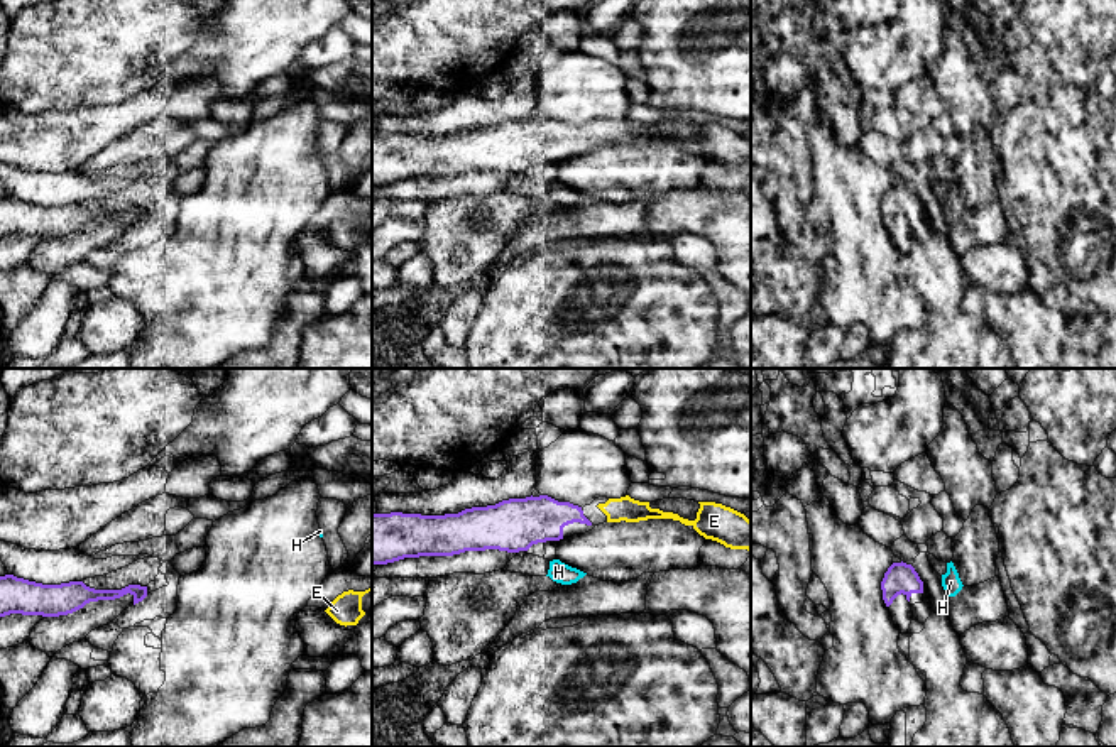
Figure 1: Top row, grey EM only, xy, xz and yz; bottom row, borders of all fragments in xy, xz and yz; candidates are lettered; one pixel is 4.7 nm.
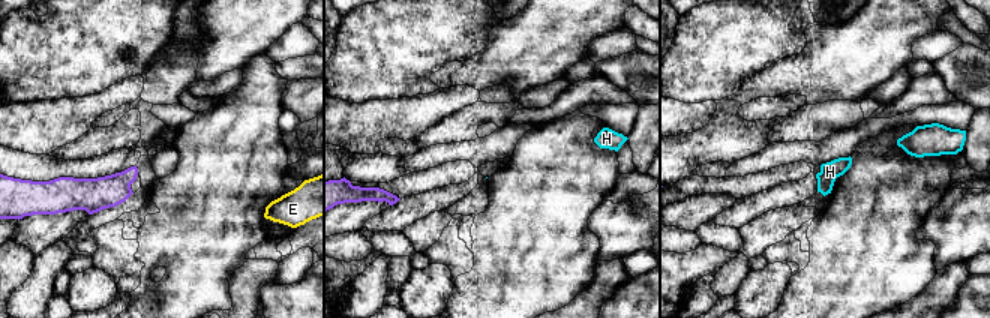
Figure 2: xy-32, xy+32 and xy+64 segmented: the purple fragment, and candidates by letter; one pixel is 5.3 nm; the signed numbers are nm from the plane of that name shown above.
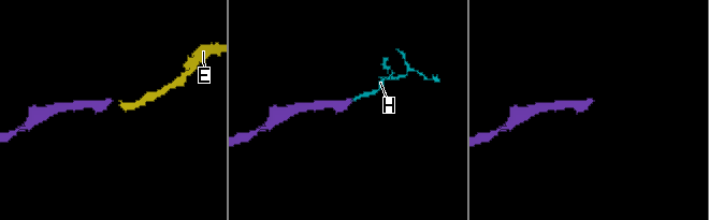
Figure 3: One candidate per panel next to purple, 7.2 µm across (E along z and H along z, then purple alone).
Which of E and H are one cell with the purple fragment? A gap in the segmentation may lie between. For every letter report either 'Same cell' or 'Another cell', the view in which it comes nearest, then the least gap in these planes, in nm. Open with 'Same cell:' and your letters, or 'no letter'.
Same cell: E
E: Same cell. Closest in xz. Distance 80 nm
H: Another cell. Closest in xz. Distance 100 nm

